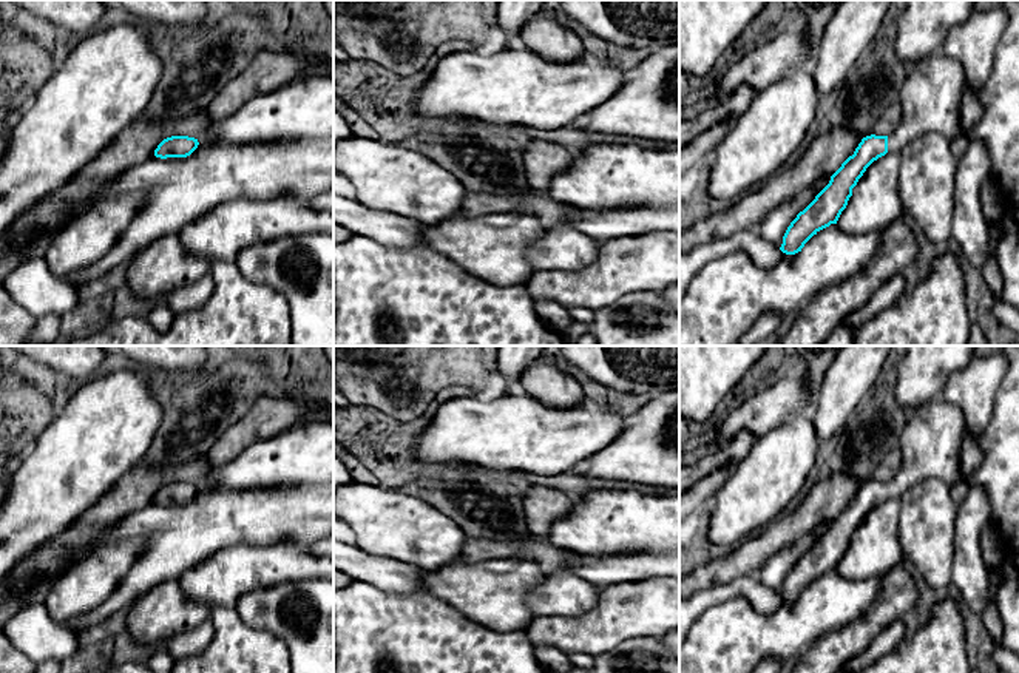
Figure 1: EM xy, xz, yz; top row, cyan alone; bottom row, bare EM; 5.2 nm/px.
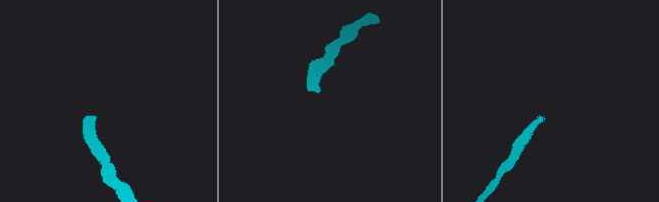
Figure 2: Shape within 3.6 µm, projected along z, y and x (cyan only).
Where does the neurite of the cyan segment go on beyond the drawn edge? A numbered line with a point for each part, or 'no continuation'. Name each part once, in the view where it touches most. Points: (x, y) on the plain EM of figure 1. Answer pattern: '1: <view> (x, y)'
1: yz (931, 442)

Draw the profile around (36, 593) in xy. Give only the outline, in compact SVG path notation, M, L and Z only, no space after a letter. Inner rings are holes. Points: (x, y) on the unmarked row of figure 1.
M76 563L69 565L66 570L63 570L60 574L57 574L54 579L40 582L40 583L31 583L26 590L25 590L25 605L26 607L32 607L32 605L42 605L45 607L46 602L46 596L54 590L56 583L59 582L59 579Z

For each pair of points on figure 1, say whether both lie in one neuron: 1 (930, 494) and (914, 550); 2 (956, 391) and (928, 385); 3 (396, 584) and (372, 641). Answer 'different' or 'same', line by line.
1: same
2: different
3: different

